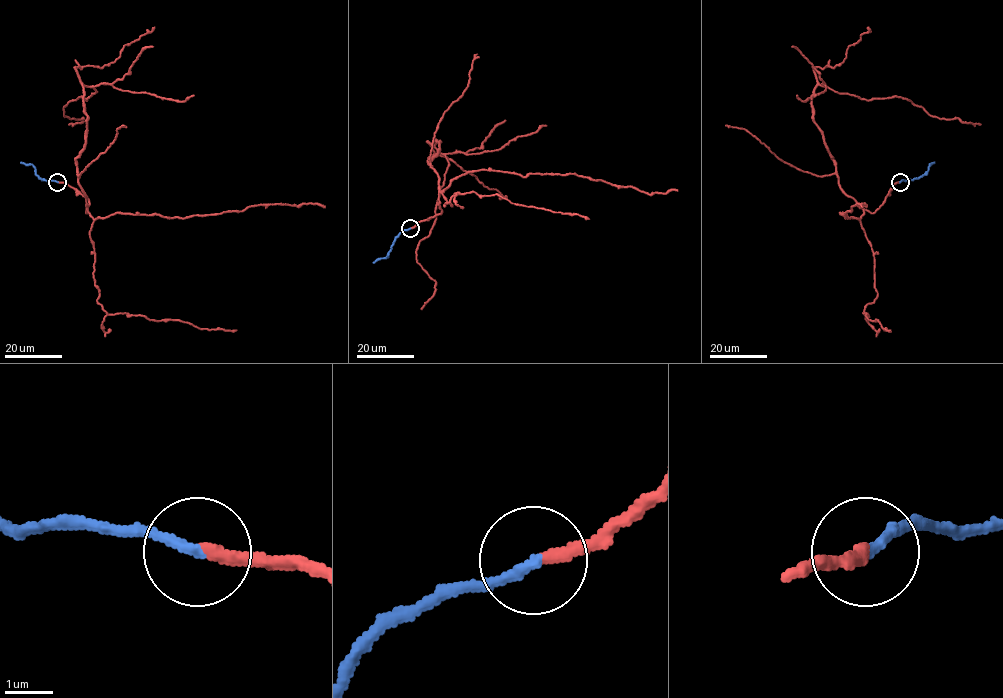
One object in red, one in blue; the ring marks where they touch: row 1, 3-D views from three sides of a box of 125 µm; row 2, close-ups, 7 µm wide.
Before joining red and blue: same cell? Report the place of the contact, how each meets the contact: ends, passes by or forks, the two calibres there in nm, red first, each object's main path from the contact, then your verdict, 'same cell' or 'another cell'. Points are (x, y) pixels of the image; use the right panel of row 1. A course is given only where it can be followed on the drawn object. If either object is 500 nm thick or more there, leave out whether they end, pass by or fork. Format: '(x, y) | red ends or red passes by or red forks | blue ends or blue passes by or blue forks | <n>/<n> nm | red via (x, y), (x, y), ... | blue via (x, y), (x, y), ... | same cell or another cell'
(900, 182) | red ends | blue ends | 280/240 nm | red via (900, 182), (875, 212), (845, 193), (813, 120), (815, 87), (867, 100), (900, 97), (930, 115), (980, 125) | blue via (900, 182), (919, 178), (934, 162) | same cell

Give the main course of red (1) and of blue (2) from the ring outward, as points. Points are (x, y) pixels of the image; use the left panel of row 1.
1: (57, 182), (88, 200), (86, 212), (76, 158), (82, 84), (91, 86), (63, 107), (83, 118), (68, 125)
2: (57, 182), (39, 178), (32, 164), (20, 162)

